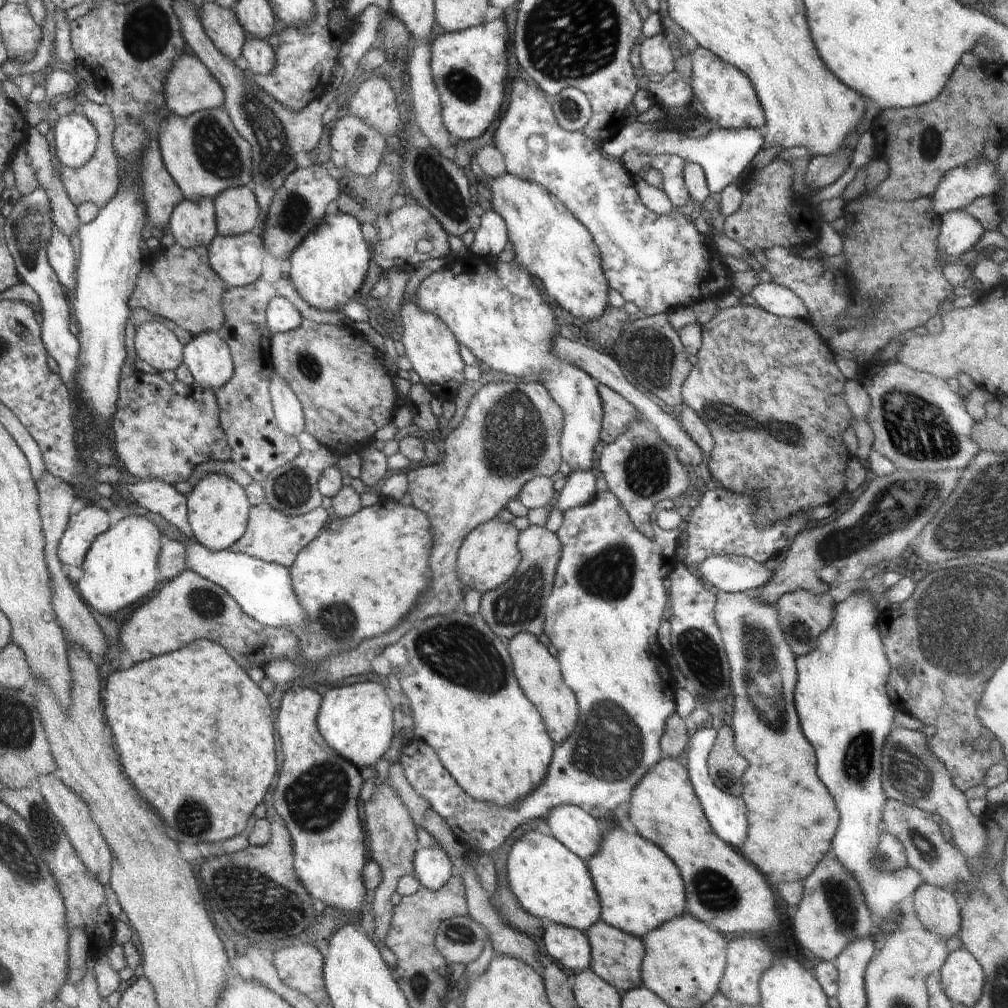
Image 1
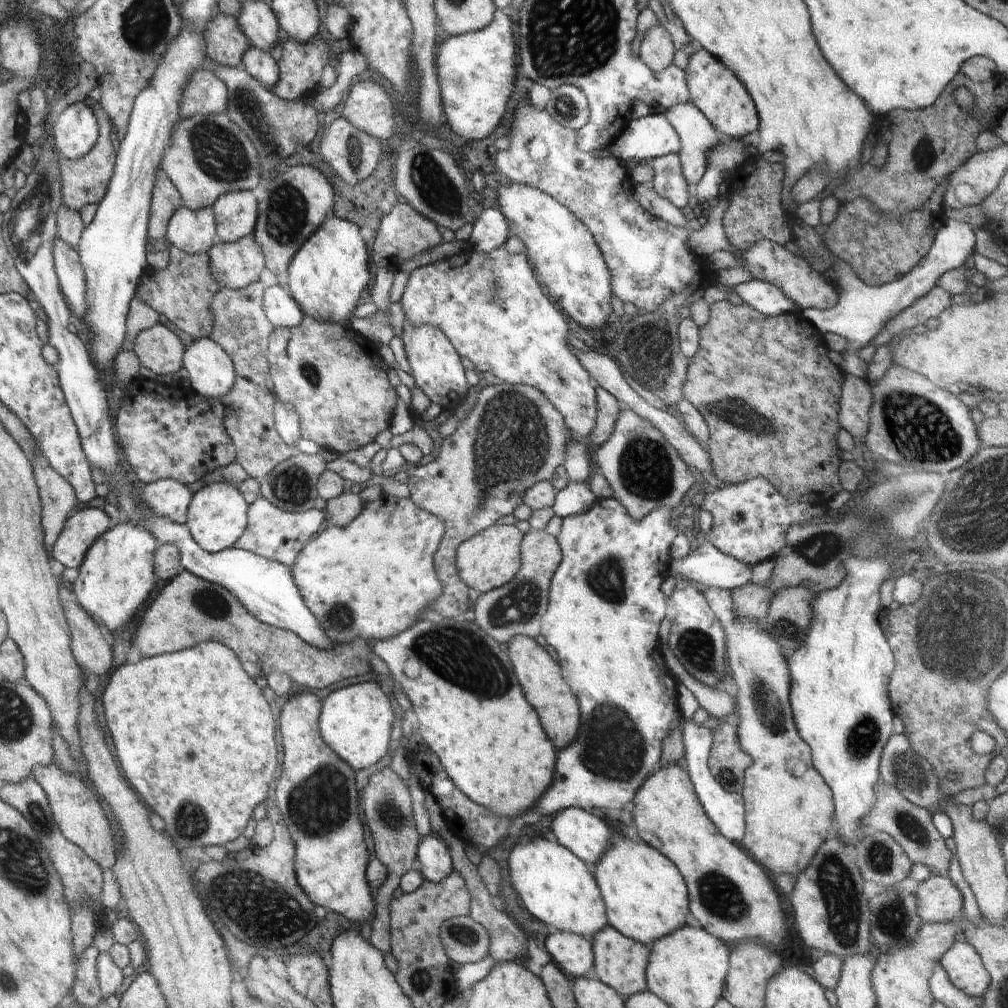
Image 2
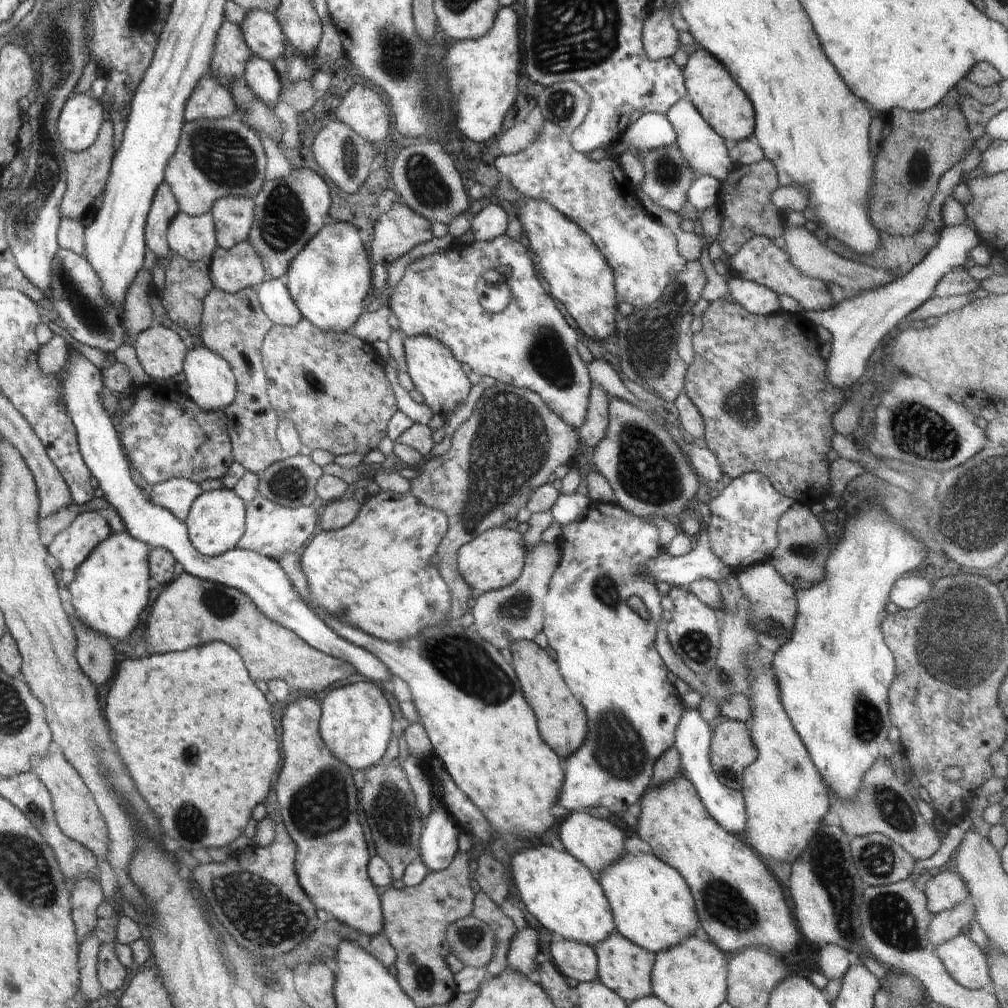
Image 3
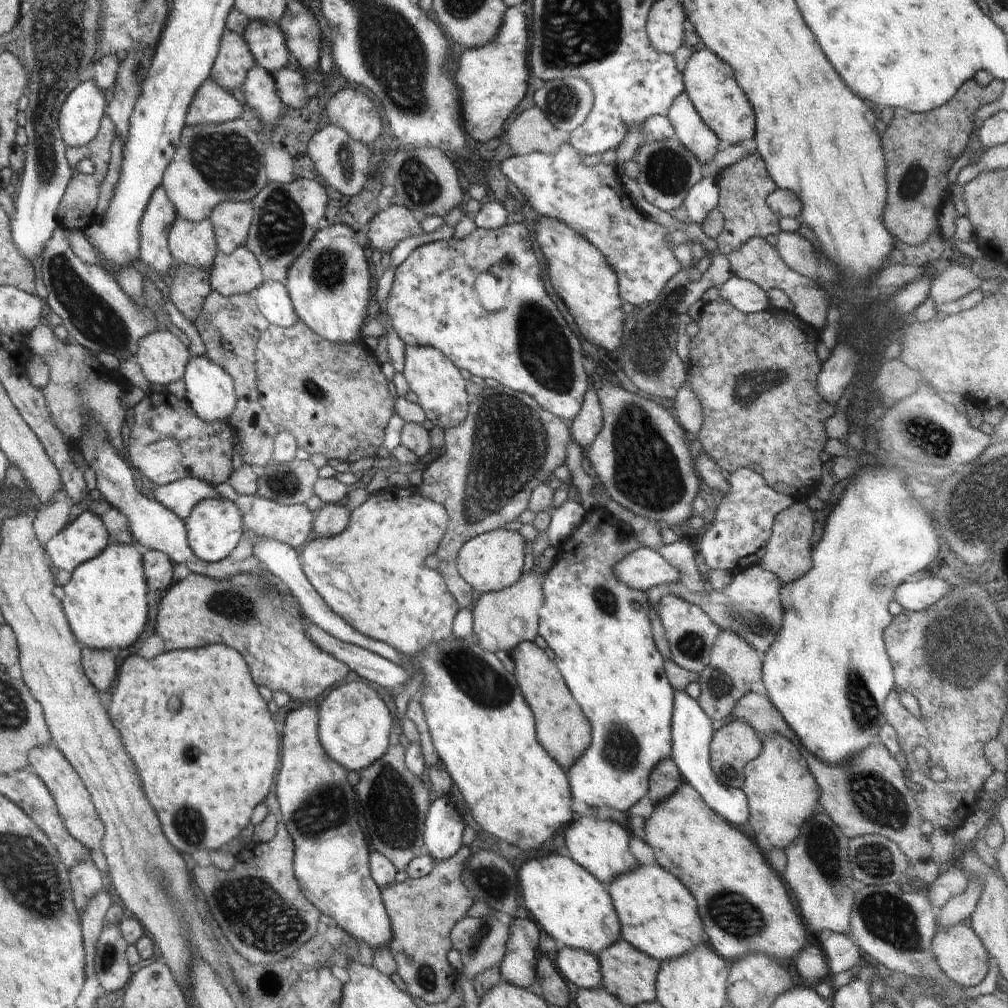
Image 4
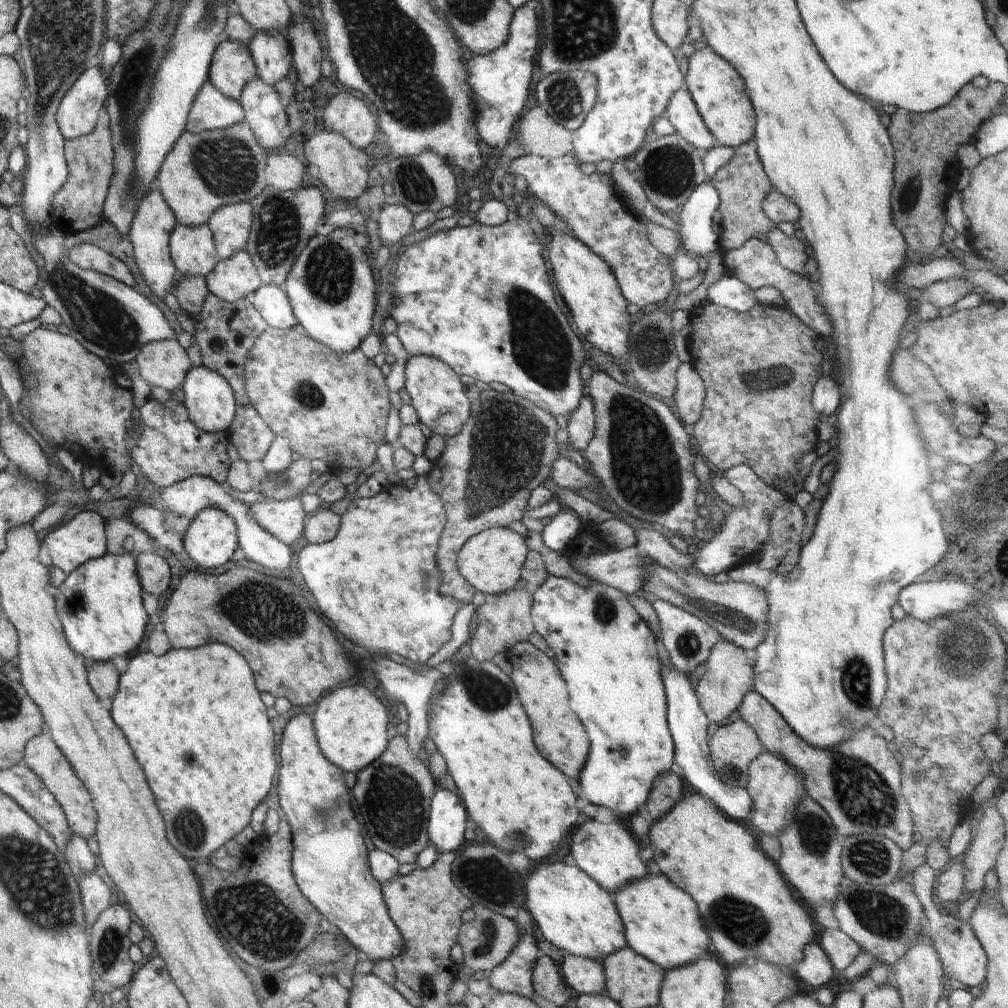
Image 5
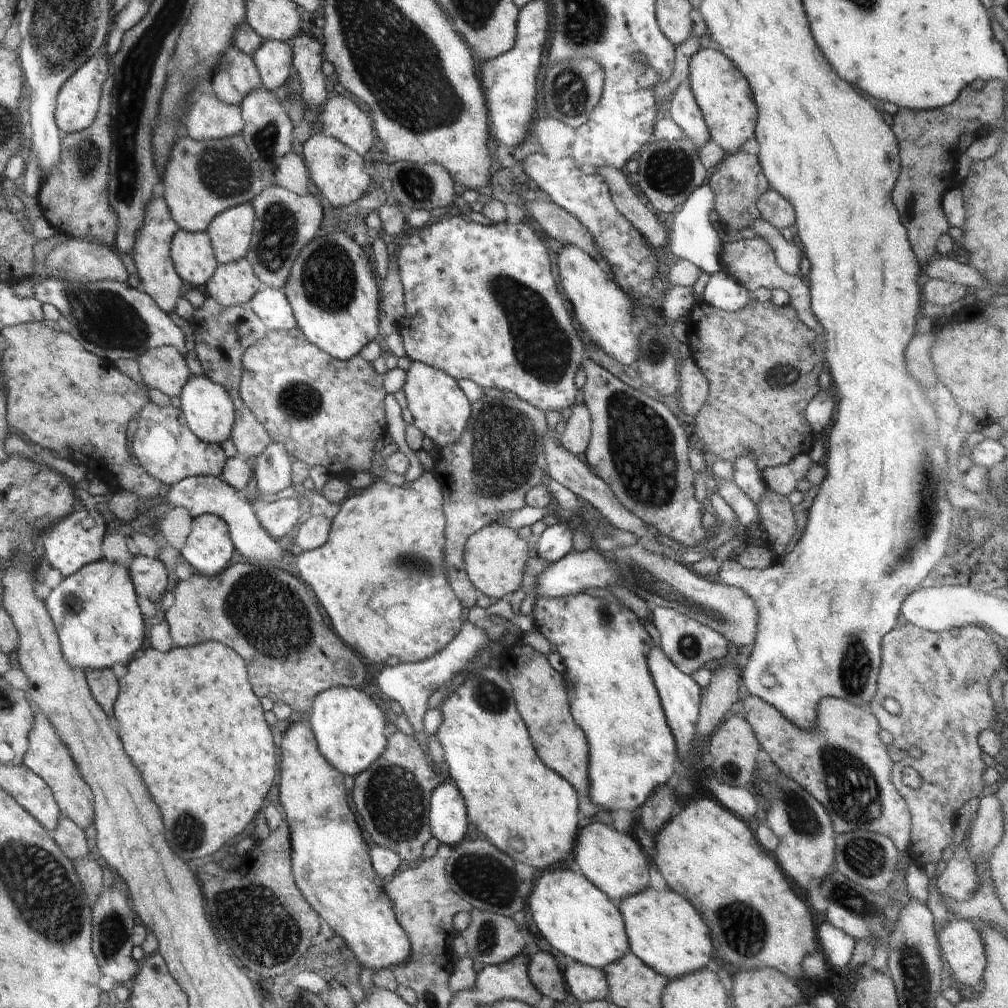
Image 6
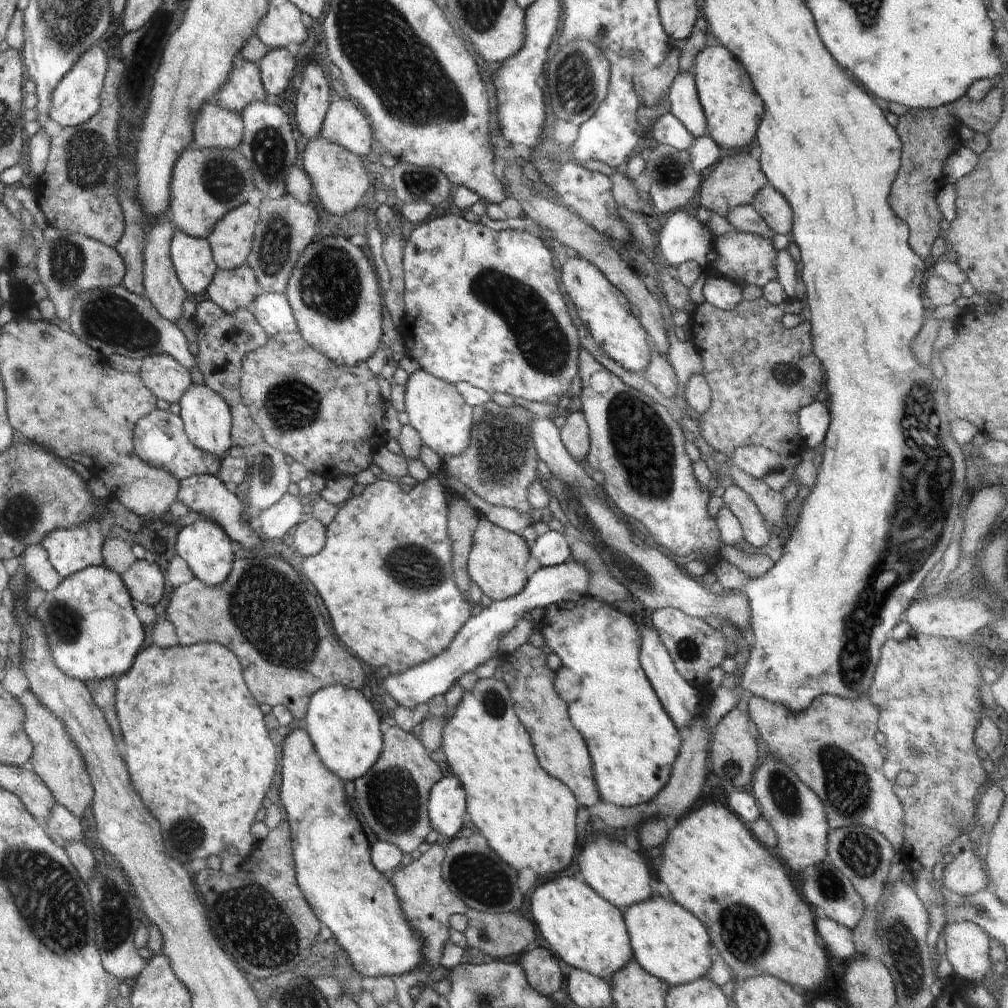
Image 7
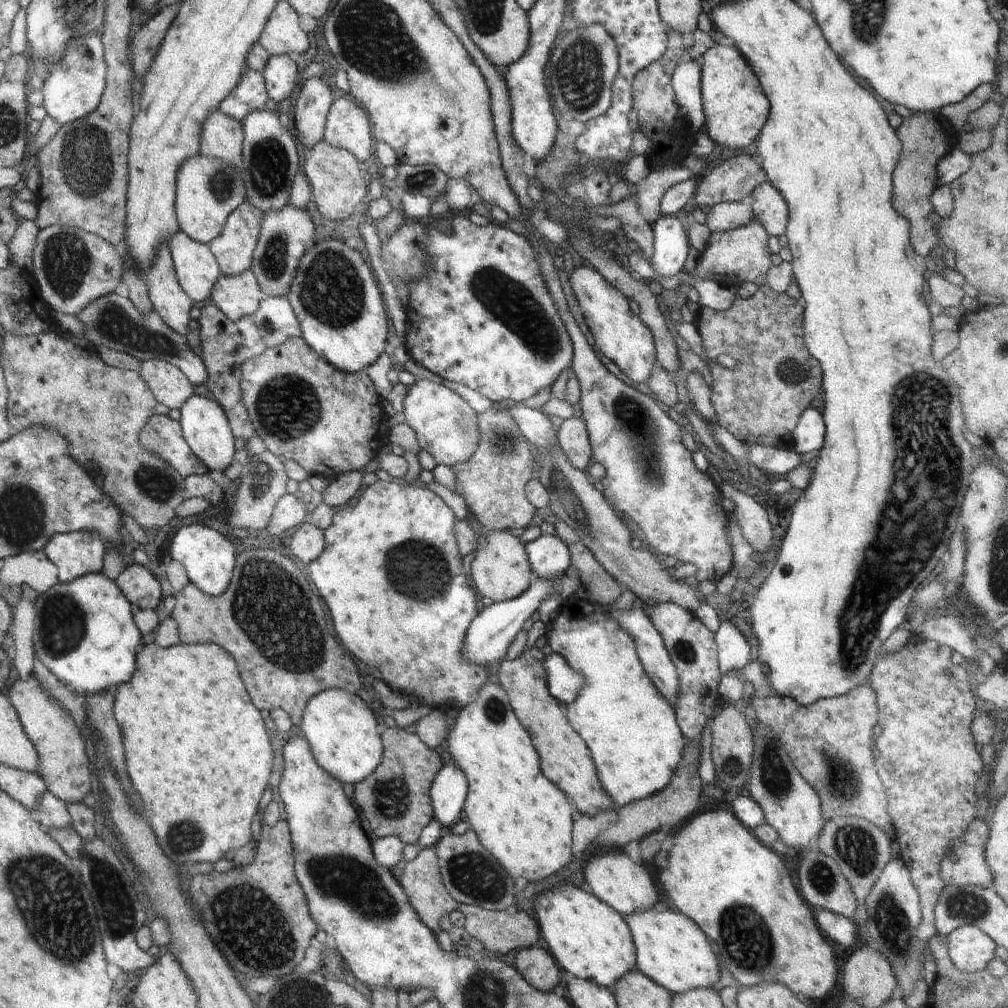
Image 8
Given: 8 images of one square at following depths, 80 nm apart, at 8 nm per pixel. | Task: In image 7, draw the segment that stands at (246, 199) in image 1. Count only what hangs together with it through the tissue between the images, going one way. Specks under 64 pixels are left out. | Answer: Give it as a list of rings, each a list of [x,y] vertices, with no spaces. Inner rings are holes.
[[[250,203],[227,212],[207,236],[219,269],[230,270],[246,263],[253,245],[259,208]]]

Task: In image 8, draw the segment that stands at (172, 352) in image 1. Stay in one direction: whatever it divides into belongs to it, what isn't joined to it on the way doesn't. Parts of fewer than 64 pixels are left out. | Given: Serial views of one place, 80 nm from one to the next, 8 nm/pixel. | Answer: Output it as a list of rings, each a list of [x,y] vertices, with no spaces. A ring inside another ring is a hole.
[[[158,359],[145,360],[141,363],[140,375],[152,389],[157,402],[168,408],[180,408],[194,394],[193,383],[169,361]]]

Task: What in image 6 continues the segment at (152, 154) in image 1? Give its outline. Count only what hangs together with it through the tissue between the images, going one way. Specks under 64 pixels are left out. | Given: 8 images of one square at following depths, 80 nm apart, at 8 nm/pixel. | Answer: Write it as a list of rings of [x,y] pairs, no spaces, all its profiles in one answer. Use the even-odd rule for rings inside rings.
[[[159,192],[145,204],[145,215],[142,226],[137,230],[135,243],[131,250],[135,262],[140,288],[149,294],[156,304],[165,312],[171,313],[176,304],[176,298],[180,296],[182,280],[176,274],[176,265],[172,257],[172,240],[180,225],[173,219],[169,205]]]

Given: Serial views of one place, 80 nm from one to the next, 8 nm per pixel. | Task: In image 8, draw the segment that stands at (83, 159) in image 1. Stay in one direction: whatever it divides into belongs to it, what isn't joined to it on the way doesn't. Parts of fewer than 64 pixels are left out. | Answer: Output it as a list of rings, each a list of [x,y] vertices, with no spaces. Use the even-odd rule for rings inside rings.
[[[94,32],[90,33],[90,36],[74,39],[73,43],[70,42],[61,64],[57,65],[57,70],[49,73],[43,84],[41,89],[44,96],[43,106],[46,112],[62,125],[84,119],[100,106],[106,80],[108,80],[108,63],[105,60],[101,34]]]

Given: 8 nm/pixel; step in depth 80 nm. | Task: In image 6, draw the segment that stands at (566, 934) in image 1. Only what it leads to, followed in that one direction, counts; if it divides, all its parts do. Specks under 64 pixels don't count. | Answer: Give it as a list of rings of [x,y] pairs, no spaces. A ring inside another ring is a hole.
[[[574,961],[567,964],[563,974],[568,990],[579,1002],[610,999],[606,975],[602,969]]]

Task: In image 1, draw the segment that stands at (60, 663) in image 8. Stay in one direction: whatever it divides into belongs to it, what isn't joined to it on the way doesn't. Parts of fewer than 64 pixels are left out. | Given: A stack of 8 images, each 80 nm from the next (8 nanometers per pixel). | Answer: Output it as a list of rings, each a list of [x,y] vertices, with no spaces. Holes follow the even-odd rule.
[[[129,515],[115,526],[101,532],[93,540],[82,566],[84,576],[74,583],[80,598],[100,614],[110,616],[119,610],[136,606],[136,600],[148,598],[158,584],[158,554],[160,552],[160,528],[152,519],[142,515]]]

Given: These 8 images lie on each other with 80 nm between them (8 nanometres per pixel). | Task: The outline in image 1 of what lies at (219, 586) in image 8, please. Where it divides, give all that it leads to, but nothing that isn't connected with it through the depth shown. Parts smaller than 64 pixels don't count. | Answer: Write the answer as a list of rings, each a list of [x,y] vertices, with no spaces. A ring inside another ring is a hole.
[[[216,473],[205,476],[187,495],[187,519],[195,541],[213,551],[228,549],[246,532],[251,507],[238,483]]]

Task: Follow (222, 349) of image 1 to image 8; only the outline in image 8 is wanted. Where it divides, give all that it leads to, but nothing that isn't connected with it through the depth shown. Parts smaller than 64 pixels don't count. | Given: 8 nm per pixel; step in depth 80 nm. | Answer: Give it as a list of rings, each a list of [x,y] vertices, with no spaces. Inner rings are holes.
[[[194,393],[179,409],[181,412],[179,422],[193,453],[207,466],[209,473],[226,471],[234,458],[236,448],[235,438],[222,405],[212,397]]]

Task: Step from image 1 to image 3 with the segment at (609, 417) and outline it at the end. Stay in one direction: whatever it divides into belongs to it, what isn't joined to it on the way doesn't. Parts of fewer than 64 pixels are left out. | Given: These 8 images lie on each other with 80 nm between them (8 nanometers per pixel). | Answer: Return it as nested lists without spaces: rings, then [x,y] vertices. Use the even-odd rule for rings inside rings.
[[[593,382],[590,389],[587,418],[585,423],[576,430],[582,442],[592,448],[606,436],[609,425],[609,400],[608,394]]]

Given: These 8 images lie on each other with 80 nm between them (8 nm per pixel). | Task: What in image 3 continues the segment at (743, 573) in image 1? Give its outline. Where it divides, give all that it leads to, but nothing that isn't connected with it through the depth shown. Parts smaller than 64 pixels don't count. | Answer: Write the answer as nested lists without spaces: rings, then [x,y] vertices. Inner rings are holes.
[[[708,503],[700,504],[697,507],[698,518],[702,522],[703,531],[695,537],[694,547],[690,552],[679,557],[670,556],[669,553],[660,553],[655,559],[649,560],[641,567],[645,575],[652,575],[657,582],[668,582],[671,586],[688,588],[694,581],[710,579],[720,583],[729,577],[736,576],[734,569],[720,560],[718,555],[711,549],[709,543],[709,523],[712,518]]]

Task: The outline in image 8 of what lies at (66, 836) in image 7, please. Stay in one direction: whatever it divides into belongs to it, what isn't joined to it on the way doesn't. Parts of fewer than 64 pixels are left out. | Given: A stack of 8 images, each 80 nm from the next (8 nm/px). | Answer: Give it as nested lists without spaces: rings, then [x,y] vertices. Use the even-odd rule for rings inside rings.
[[[46,792],[40,799],[39,808],[36,814],[33,814],[47,833],[52,829],[72,828],[73,820],[70,818],[67,804],[50,792]]]

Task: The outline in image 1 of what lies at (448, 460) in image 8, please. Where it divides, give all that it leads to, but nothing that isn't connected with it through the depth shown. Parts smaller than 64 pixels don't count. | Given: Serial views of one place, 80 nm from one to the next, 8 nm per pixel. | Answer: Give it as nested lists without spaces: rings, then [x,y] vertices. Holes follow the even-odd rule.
[[[414,293],[409,302],[401,304],[397,320],[402,322],[404,331],[398,336],[405,348],[405,355],[412,363],[414,379],[422,381],[434,397],[443,402],[455,402],[458,388],[465,382],[463,370],[466,364],[459,351],[459,340],[456,340],[450,327],[433,312],[419,307],[419,298]]]

